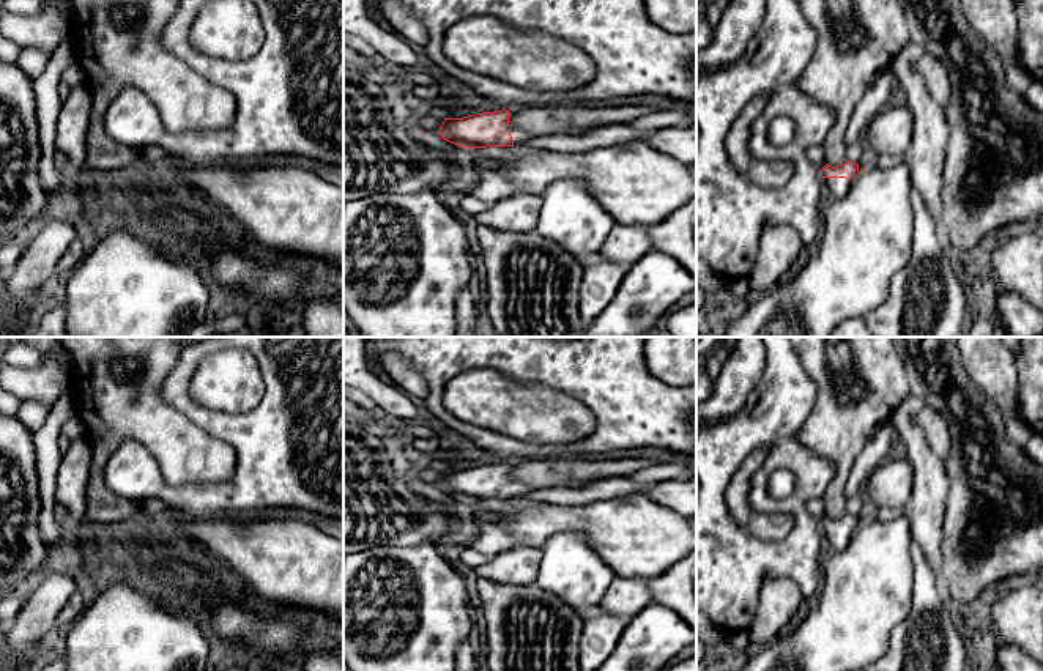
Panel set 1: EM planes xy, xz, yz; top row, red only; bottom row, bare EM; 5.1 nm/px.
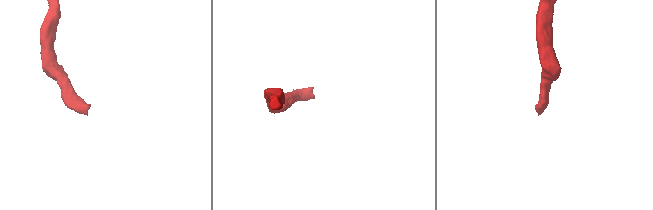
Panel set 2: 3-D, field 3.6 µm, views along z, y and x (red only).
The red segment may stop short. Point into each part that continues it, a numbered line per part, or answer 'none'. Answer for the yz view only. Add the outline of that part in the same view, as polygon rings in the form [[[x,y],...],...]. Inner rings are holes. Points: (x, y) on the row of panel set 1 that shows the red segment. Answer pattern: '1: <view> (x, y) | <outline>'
1: yz (838, 186) | [[[822,178],[822,181],[829,186],[830,198],[841,198],[848,192],[852,180]]]

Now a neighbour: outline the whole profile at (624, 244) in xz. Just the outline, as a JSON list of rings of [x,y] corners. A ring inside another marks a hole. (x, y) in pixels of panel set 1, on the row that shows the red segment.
[[[614,224],[608,233],[597,257],[614,263],[632,266],[640,257],[651,250],[649,239],[651,225],[644,224]]]

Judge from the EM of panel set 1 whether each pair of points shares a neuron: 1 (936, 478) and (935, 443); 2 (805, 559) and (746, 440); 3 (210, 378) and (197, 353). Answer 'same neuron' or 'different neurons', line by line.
1: different neurons
2: same neuron
3: different neurons

